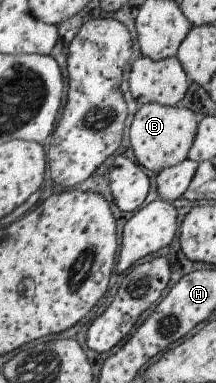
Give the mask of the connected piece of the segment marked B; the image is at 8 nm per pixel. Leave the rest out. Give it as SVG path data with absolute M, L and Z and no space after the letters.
M156 103L143 104L131 123L130 142L137 163L149 171L161 172L189 159L188 151L196 136L200 117L191 109L177 106L162 106Z

